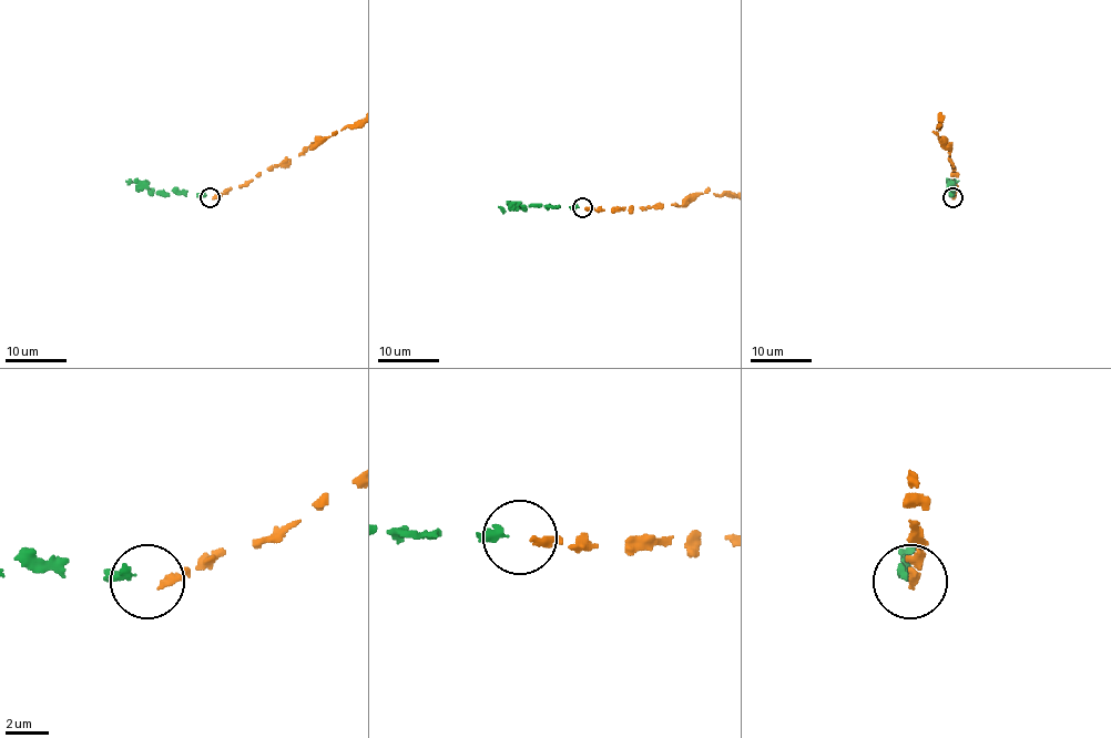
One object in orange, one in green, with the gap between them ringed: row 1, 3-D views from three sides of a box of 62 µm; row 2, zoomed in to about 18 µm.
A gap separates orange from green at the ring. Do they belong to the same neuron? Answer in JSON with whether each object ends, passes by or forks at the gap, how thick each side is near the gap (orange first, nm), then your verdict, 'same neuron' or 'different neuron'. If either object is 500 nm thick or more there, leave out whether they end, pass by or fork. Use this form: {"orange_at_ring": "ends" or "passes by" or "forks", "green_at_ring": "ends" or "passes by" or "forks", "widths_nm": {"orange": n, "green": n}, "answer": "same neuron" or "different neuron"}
{"orange_at_ring": "ends", "green_at_ring": "ends", "widths_nm": {"orange": 280, "green": 400}, "answer": "same neuron"}

